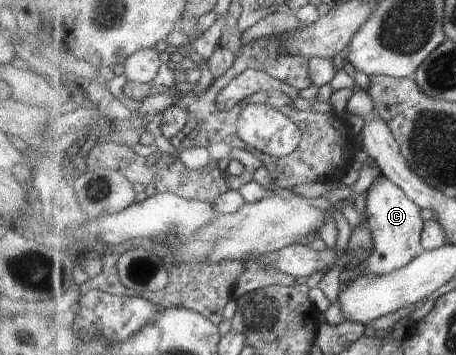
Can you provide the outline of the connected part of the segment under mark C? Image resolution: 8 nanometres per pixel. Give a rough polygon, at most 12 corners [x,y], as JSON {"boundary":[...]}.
{"boundary":[[379,174],[365,193],[373,252],[340,282],[422,254],[422,208]]}

